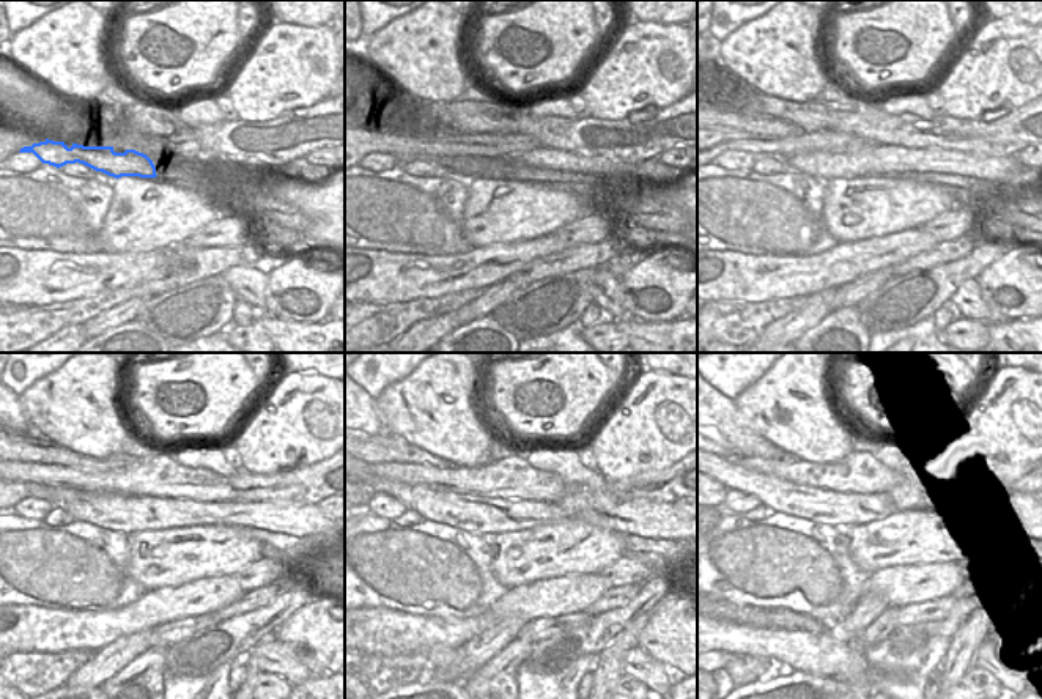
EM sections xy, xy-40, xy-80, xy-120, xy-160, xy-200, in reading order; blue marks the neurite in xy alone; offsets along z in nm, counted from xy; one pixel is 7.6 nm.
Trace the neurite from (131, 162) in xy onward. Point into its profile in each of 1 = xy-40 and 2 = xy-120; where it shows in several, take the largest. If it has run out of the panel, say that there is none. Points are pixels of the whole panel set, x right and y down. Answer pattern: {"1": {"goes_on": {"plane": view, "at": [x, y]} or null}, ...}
{"1": {"goes_on": {"plane": "xy-40", "at": [468, 166]}}, "2": {"goes_on": {"plane": "xy-120", "at": [280, 547]}}}

